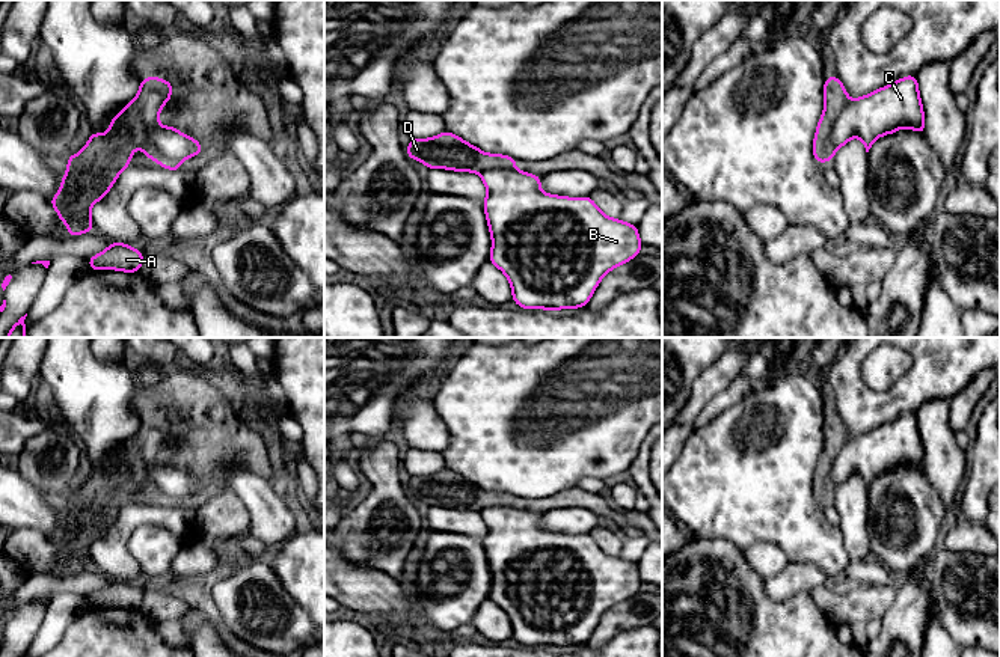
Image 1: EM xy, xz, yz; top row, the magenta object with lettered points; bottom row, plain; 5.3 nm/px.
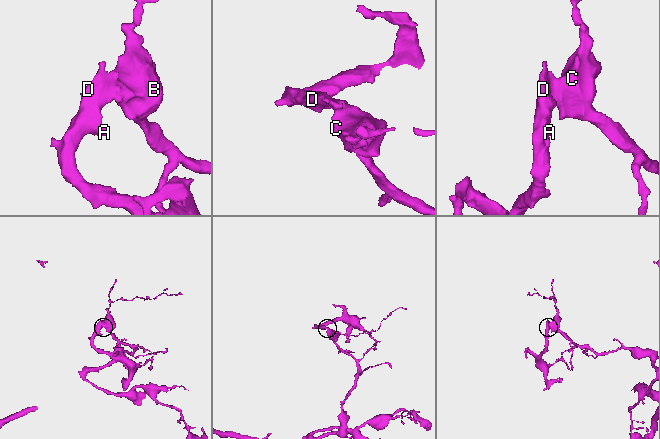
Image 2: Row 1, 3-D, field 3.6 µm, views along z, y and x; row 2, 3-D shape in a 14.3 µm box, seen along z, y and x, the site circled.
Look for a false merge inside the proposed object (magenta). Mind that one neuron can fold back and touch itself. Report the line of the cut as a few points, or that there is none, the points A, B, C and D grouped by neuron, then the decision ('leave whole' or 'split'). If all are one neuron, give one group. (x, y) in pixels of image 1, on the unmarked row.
cut in xy along (153, 464), (150, 470), (151, 479), (162, 490), (180, 499); A D / B C; split

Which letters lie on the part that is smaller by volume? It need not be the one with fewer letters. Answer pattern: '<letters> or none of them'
A, D

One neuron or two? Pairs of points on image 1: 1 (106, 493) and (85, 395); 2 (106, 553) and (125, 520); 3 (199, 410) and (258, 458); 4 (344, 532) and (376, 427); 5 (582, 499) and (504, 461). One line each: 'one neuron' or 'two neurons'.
1: two neurons
2: one neuron
3: one neuron
4: two neurons
5: two neurons

